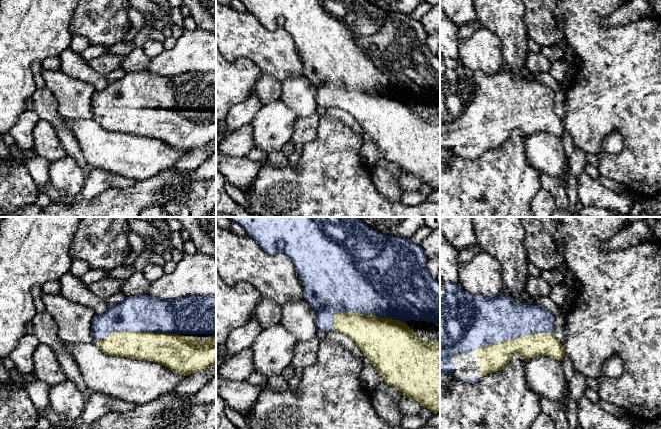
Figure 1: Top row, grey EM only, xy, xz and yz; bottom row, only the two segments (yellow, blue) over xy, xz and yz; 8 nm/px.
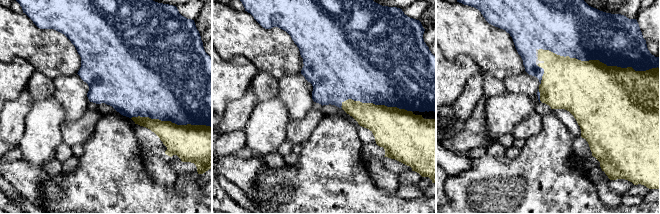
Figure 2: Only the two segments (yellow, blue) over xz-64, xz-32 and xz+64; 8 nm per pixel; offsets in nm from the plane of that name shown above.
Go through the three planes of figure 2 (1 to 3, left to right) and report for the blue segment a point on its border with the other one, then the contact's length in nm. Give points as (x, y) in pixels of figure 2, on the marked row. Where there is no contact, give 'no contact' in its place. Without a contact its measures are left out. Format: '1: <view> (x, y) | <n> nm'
1: xz-64 (170, 121) | 650 nm
2: xz-32 (376, 105) | 600 nm
3: xz+64 (598, 60) | 1000 nm

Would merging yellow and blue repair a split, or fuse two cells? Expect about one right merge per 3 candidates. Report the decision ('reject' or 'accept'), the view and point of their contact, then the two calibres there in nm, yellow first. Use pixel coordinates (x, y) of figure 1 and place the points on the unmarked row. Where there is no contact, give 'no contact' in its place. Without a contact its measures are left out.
accept; contact xy (136, 108); calibres 260 and 300 nm

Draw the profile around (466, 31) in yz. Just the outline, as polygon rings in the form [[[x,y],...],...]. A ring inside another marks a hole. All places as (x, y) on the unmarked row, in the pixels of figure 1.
[[[474,22],[471,24],[466,24],[459,28],[459,39],[460,41],[469,38],[476,30],[481,27],[480,23]]]

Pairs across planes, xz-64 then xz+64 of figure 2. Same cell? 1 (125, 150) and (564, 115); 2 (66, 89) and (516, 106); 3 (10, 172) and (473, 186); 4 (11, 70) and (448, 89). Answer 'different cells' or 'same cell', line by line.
1: different cells
2: different cells
3: different cells
4: same cell

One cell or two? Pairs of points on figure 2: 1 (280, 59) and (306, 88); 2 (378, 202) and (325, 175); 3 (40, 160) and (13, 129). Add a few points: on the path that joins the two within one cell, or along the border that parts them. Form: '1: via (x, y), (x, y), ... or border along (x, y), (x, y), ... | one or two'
1: border along (300, 72), (283, 75), (278, 80) | two
2: via (365, 202), (356, 202), (342, 188), (338, 188) | one
3: border along (26, 115), (19, 149) | two

